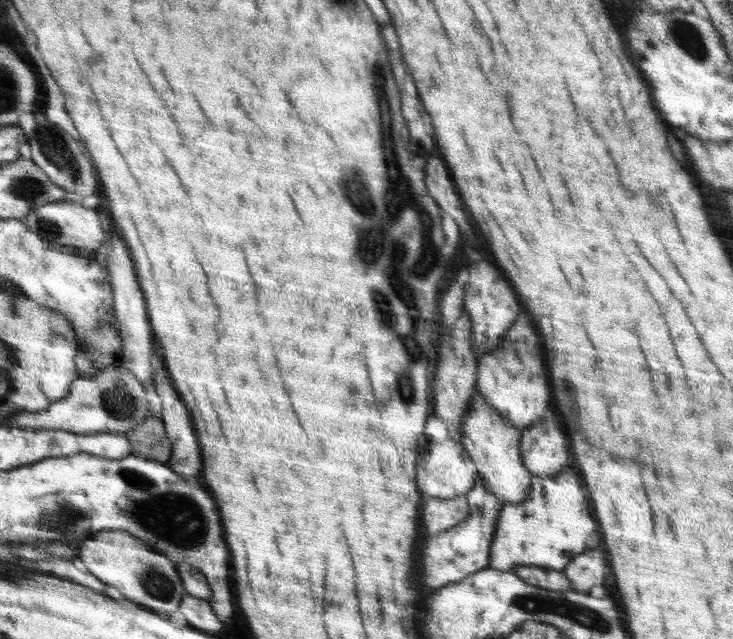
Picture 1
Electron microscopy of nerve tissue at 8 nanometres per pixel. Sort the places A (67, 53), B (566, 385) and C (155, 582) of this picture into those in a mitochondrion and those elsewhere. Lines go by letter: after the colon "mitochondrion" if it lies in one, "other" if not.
A: other
B: mitochondrion
C: mitochondrion

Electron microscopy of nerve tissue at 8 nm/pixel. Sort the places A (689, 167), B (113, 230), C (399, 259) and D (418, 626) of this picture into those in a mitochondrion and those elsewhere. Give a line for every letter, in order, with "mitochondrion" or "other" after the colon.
A: other
B: other
C: mitochondrion
D: other

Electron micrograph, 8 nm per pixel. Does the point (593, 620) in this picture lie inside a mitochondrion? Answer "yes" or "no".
yes

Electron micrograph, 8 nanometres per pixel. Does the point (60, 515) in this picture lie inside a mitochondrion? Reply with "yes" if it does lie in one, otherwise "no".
yes

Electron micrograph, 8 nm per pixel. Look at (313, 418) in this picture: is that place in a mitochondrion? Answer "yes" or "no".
no

